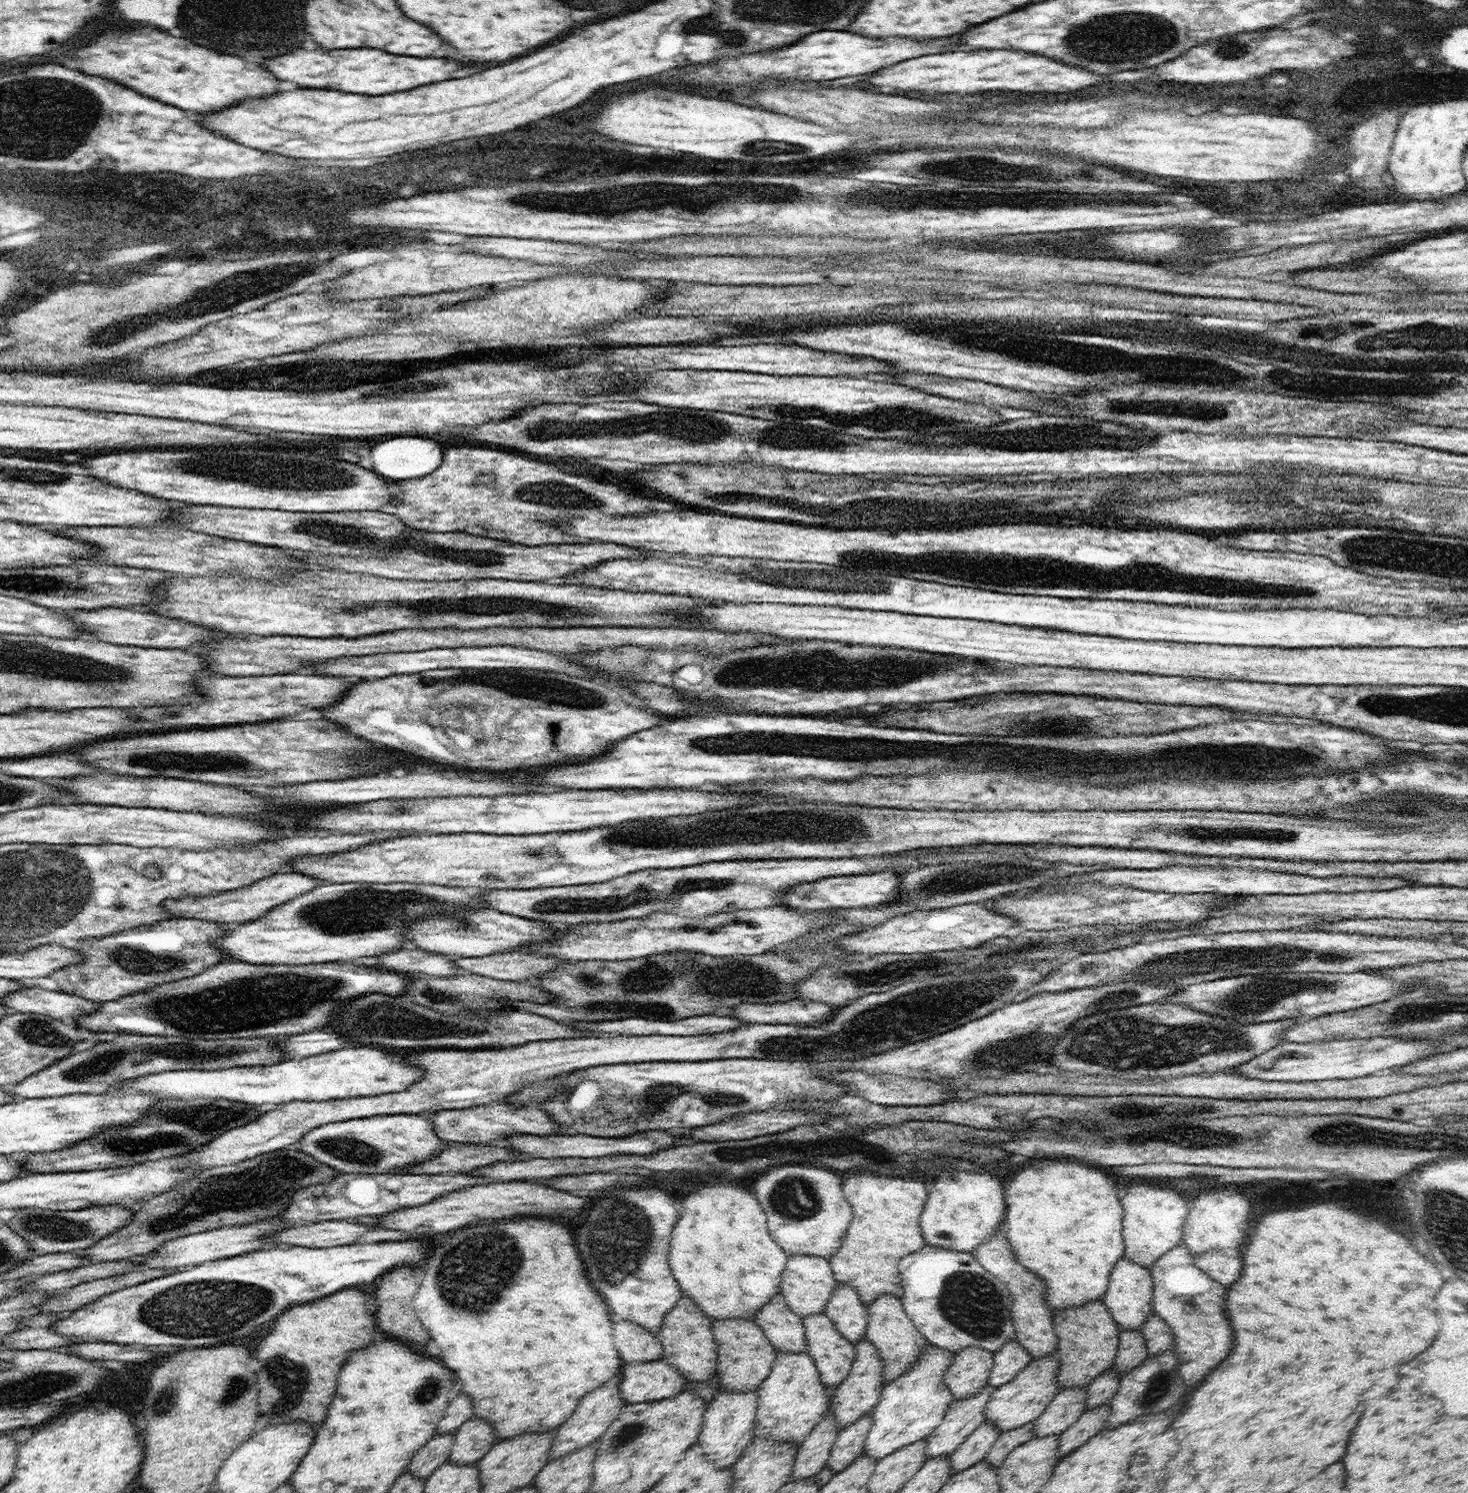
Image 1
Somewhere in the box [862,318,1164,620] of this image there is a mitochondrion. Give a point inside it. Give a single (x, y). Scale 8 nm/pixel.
(910, 329)

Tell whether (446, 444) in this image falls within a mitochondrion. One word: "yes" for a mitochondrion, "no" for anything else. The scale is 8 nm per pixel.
no

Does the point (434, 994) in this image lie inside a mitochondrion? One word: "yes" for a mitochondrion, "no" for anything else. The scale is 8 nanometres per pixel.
yes

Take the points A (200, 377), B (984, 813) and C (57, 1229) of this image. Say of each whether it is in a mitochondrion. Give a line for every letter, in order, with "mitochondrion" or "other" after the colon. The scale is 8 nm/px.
A: other
B: other
C: mitochondrion

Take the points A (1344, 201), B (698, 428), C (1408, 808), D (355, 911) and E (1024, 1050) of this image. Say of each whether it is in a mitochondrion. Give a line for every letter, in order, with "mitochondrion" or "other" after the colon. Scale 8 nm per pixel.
A: other
B: mitochondrion
C: mitochondrion
D: mitochondrion
E: mitochondrion

